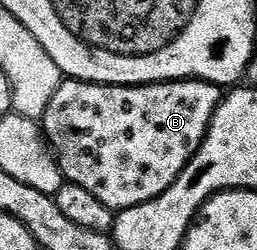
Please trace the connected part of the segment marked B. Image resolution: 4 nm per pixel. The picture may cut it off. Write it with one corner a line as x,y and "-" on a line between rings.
63,80
40,125
63,179
80,184
100,204
117,212
160,196
178,179
200,148
223,97
223,91
213,82
201,80
151,82
149,86
102,86
99,82

